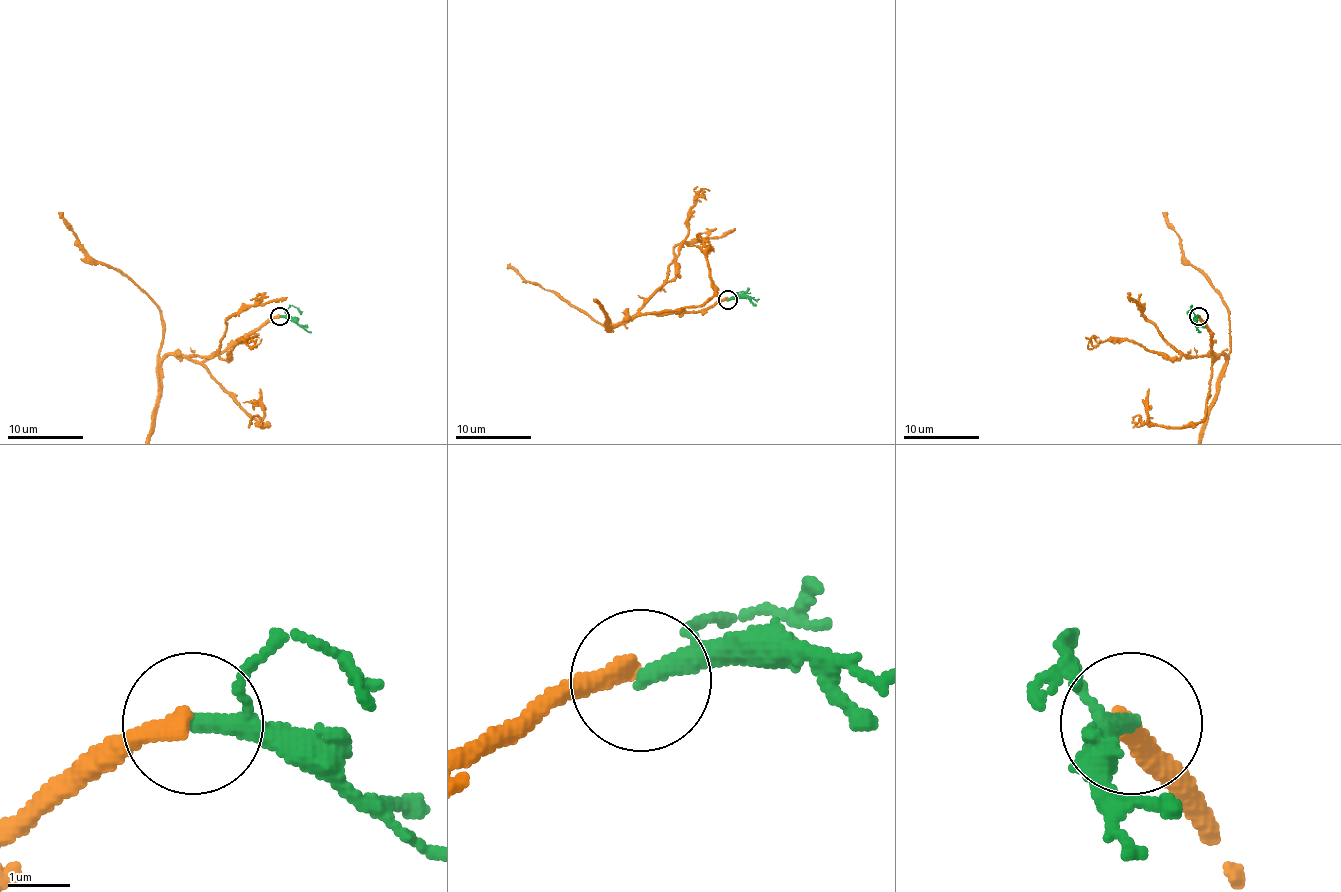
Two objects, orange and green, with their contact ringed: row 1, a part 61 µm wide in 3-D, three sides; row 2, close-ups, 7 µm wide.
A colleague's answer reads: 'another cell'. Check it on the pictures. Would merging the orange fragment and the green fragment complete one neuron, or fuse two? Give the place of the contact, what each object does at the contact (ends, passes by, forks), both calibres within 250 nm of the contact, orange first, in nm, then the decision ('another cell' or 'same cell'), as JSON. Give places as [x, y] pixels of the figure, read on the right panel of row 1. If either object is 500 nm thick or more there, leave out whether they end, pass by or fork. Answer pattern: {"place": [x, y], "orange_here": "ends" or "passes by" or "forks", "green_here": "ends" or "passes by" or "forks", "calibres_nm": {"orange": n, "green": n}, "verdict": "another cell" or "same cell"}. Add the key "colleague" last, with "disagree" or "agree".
{"place": [1199, 316], "orange_here": "ends", "green_here": "passes by", "calibres_nm": {"orange": 320, "green": 240}, "verdict": "another cell", "colleague": "agree"}

